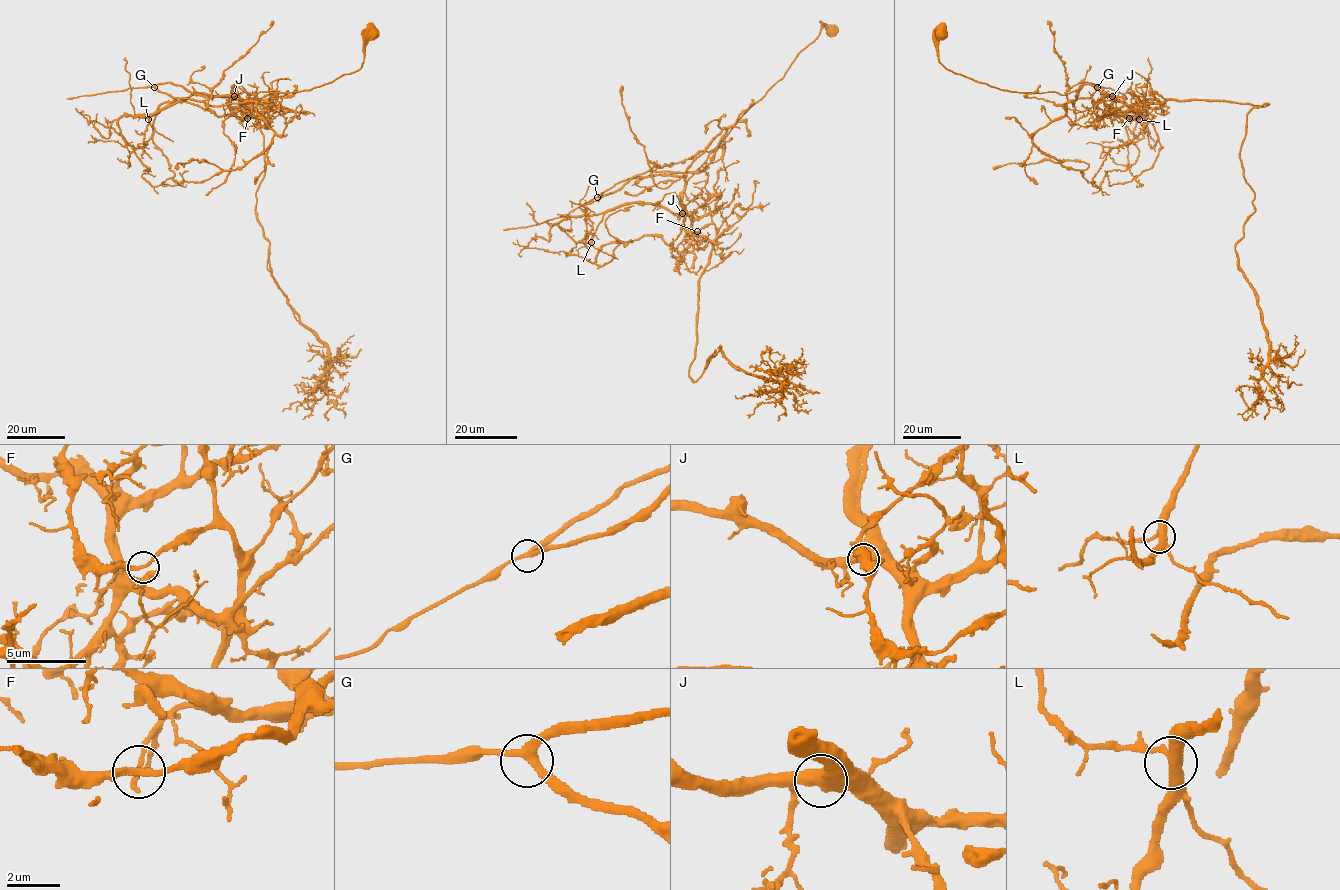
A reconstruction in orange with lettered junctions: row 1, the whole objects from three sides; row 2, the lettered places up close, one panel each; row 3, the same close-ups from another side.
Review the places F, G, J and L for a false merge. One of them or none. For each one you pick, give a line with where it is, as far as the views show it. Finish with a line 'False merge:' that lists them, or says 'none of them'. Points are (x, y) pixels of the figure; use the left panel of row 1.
F: Place: (247, 118)
False merge: F

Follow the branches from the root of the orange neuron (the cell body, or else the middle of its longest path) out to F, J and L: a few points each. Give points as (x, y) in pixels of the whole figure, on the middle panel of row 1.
F: (831, 29), (822, 28), (686, 182), (682, 206), (696, 218), (713, 212), (711, 222), (697, 231)
J: (831, 29), (822, 28), (784, 76), (747, 111), (689, 179), (682, 200), (682, 213)
L: (831, 29), (822, 28), (689, 179), (681, 213), (625, 203), (604, 214), (591, 242)

